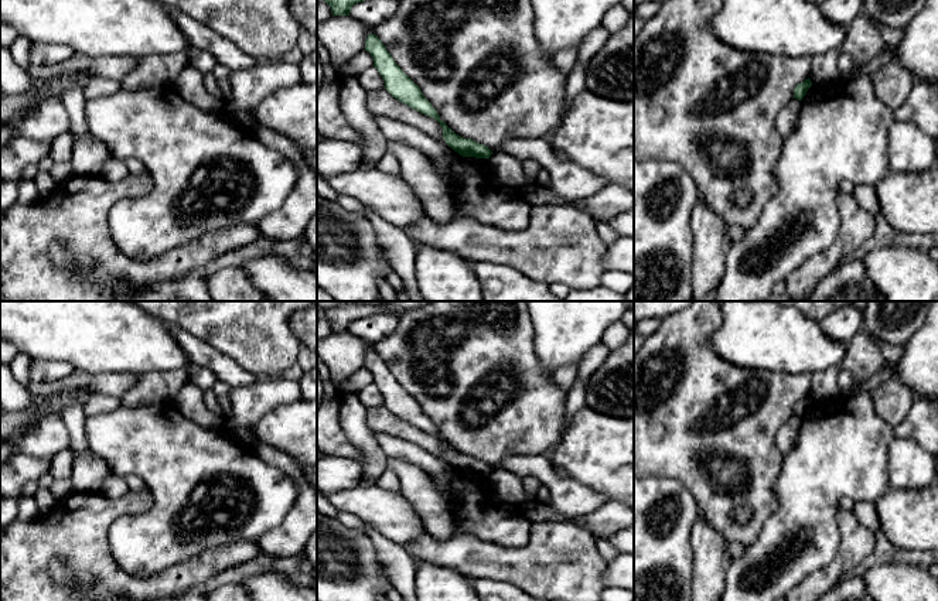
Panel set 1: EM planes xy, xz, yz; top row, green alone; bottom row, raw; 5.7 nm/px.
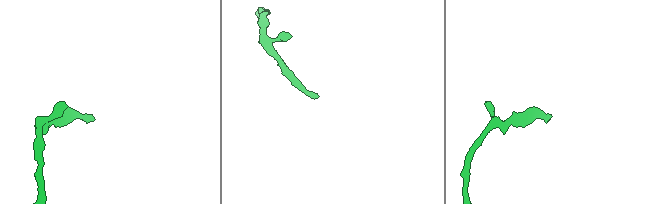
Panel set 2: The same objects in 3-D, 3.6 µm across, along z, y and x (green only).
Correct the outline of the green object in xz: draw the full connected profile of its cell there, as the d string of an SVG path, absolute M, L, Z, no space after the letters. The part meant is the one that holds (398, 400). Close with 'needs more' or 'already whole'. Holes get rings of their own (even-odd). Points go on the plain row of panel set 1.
M369 351L365 358L365 368L374 375L374 383L381 390L385 406L399 419L409 424L436 436L443 445L446 461L463 474L490 475L492 468L471 455L464 455L456 451L439 433L437 427L423 413L420 404L400 386L392 372L388 369L383 359Z; already whole

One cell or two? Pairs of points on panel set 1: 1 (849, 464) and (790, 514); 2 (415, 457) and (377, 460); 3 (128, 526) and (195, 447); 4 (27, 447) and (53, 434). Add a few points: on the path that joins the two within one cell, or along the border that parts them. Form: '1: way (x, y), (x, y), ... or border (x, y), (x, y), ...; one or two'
1: way (835, 468), (804, 499); one
2: border (372, 433), (388, 458); two
3: way (152, 519), (195, 475), (195, 471); one
4: way (33, 444), (47, 440); one

